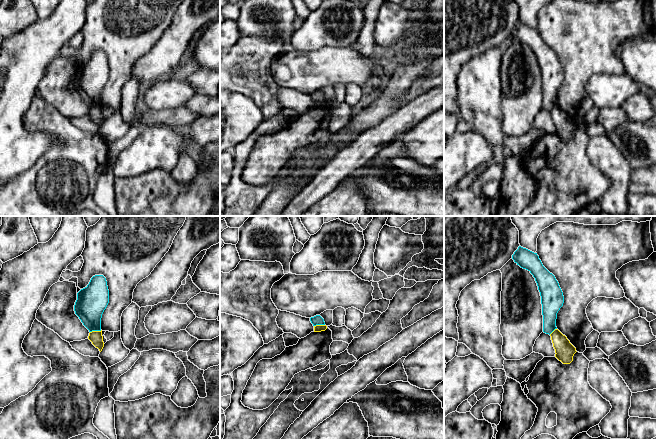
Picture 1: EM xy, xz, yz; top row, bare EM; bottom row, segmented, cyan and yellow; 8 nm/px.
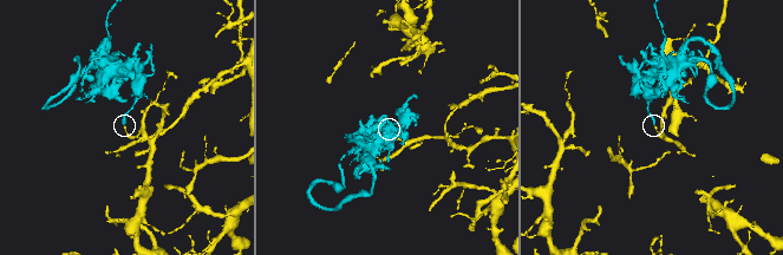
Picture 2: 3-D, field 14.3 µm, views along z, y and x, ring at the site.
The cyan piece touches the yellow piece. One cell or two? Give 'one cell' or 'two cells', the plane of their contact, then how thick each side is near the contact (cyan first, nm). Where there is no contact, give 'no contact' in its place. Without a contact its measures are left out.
two cells | xy | 240/100 nm

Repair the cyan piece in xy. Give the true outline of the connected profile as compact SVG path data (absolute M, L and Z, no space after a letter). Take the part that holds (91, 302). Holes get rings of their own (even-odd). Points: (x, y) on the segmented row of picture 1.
M95 275L89 284L77 293L74 311L89 332L101 331L101 318L108 303L106 278L103 275Z

